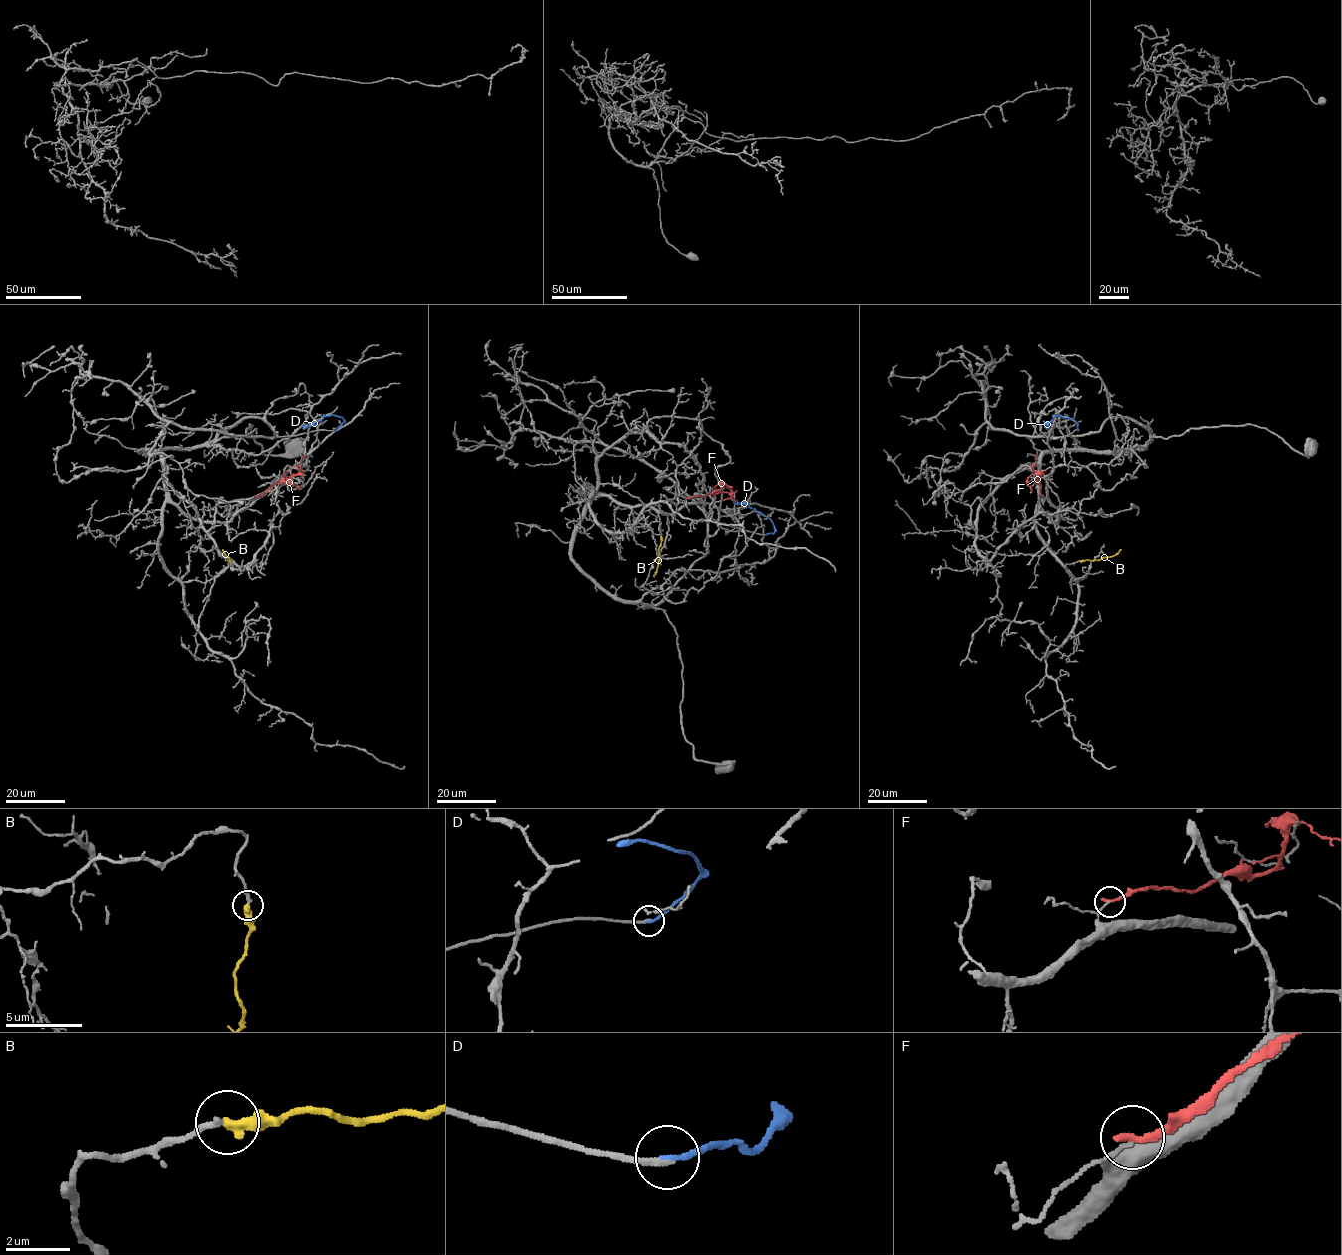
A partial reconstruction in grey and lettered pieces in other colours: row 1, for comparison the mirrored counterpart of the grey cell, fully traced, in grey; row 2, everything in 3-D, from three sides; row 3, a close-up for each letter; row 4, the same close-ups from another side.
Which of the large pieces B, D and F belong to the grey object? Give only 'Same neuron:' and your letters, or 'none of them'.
Same neuron: B, D

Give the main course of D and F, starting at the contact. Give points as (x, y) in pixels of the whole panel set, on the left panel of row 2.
D: (334, 430), (343, 420), (333, 414), (303, 428)
F: (256, 497), (284, 478), (296, 475), (300, 459), (305, 455)

